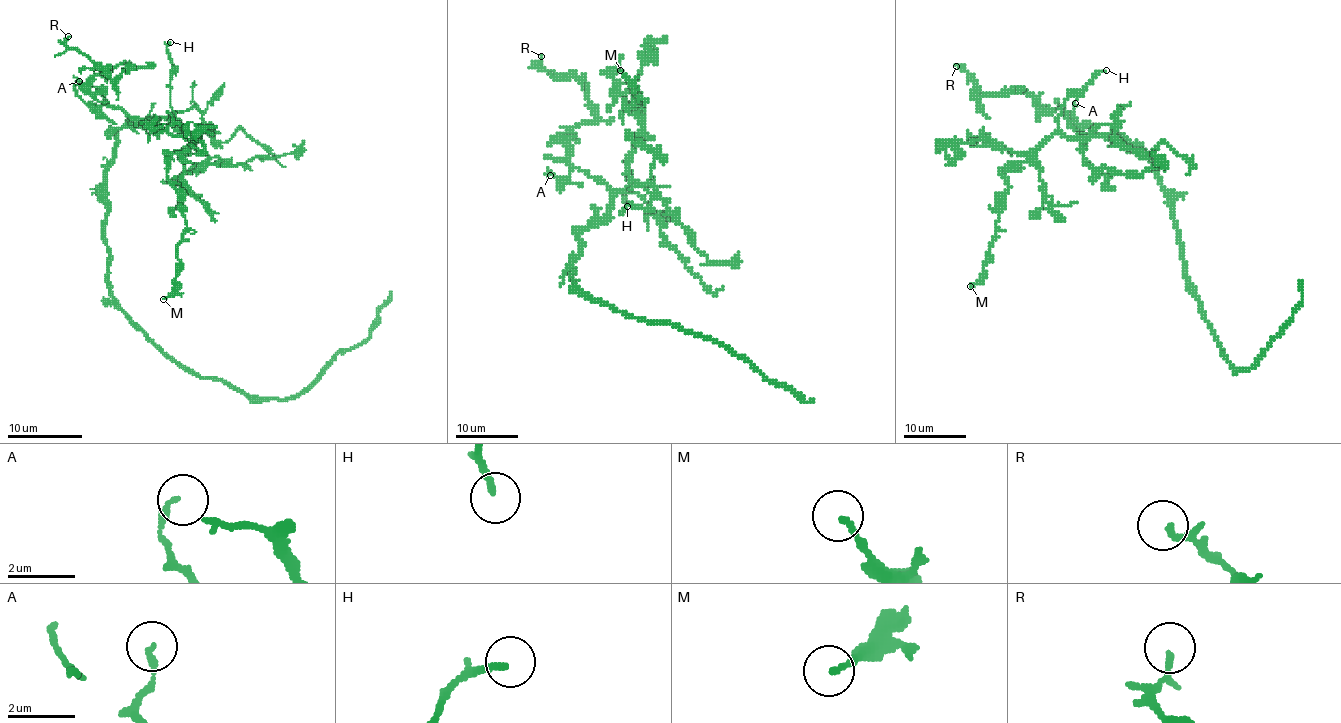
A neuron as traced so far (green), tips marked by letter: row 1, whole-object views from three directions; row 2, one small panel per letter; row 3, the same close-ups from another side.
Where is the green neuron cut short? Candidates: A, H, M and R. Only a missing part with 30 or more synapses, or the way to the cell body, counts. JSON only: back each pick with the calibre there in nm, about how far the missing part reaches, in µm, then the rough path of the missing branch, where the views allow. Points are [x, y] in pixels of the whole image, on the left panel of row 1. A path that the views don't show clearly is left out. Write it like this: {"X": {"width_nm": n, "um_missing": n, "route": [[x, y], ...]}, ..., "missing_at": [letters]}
{"missing_at": []}

